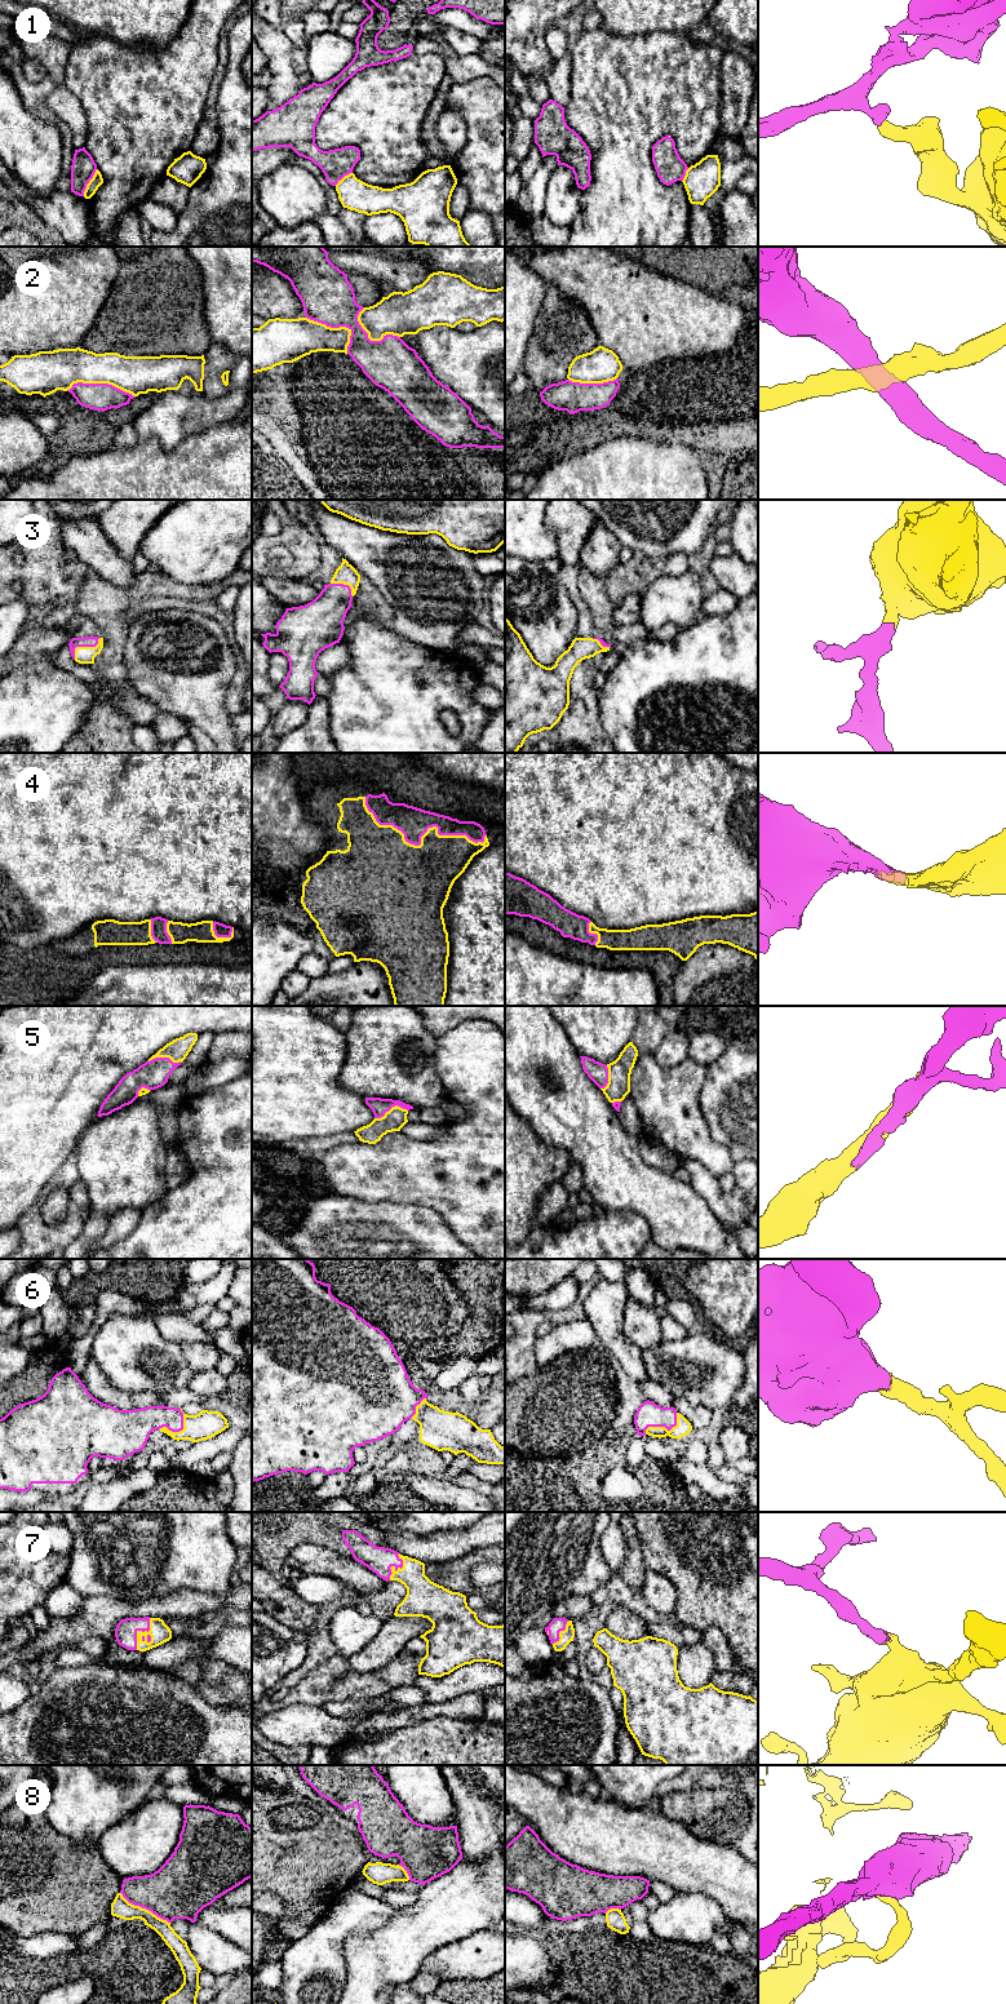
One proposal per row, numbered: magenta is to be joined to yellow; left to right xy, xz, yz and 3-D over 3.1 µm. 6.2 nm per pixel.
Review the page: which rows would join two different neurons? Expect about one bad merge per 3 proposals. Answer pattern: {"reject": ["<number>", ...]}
{"reject": ["1", "2", "8"]}

